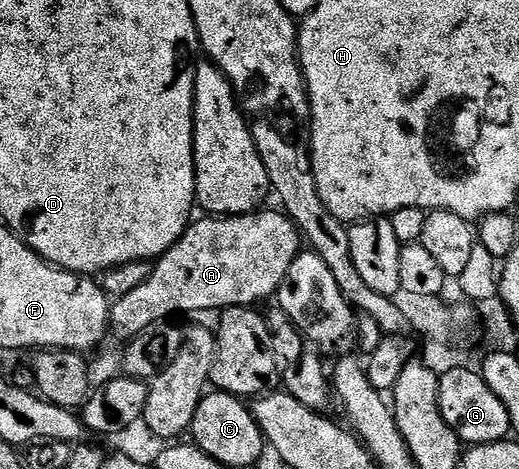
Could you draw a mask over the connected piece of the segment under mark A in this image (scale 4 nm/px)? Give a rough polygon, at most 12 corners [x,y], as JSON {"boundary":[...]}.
{"boundary":[[281,210],[207,215],[110,305],[129,342],[257,305],[304,248]]}

